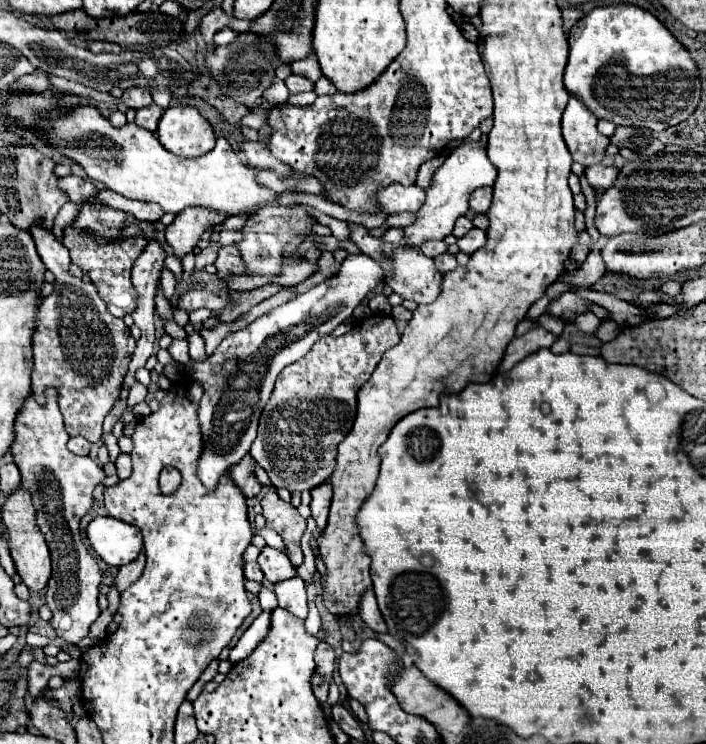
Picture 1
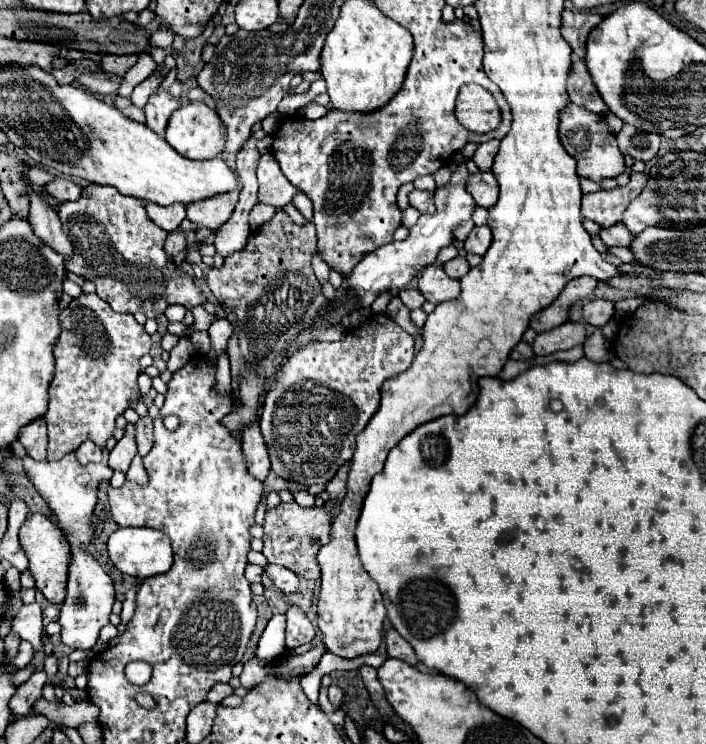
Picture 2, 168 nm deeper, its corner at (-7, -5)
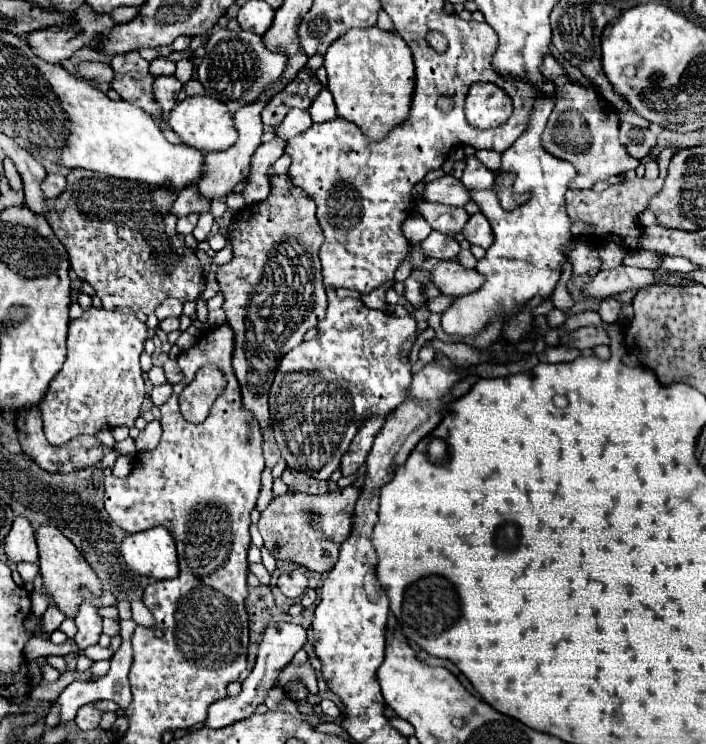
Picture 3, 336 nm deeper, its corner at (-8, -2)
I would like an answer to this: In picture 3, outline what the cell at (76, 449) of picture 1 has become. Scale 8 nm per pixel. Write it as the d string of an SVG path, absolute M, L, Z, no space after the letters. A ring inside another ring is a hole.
M37 406L31 408L23 408L17 412L17 420L15 420L15 428L17 428L17 438L21 444L21 450L33 458L33 462L51 472L51 474L59 474L59 472L75 472L75 470L83 470L89 468L93 464L97 464L103 458L103 444L95 438L95 436L77 436L71 442L63 444L63 446L51 446L43 434L43 420L41 420L41 412Z

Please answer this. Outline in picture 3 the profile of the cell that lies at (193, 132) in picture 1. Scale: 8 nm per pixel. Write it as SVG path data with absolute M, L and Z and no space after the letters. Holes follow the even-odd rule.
M187 96L185 100L177 102L169 114L169 126L187 146L193 146L203 152L225 150L237 140L237 128L233 124L233 114L223 102L211 96Z

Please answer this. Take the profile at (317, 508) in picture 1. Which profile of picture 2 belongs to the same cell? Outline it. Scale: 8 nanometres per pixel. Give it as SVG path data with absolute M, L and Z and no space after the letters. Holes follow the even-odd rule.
M342 465L336 473L336 477L326 485L326 493L330 495L330 501L332 505L340 505L342 499L344 499L344 493L346 493L346 477L348 477L348 465Z

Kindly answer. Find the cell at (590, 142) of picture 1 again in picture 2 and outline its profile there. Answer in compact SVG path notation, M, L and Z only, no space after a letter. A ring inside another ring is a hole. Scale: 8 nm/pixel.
M568 103L568 107L560 115L560 139L564 149L576 159L580 177L588 177L598 183L606 177L616 177L626 169L624 157L616 145L616 137L608 131L604 117L590 113L576 103Z

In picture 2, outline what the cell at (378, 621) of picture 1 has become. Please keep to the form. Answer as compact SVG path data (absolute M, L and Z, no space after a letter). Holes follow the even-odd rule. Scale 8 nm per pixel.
M388 629L386 631L386 649L388 649L388 655L390 657L396 657L396 659L402 659L410 665L416 665L416 655L414 655L414 649L408 645L406 639L402 639L396 629Z

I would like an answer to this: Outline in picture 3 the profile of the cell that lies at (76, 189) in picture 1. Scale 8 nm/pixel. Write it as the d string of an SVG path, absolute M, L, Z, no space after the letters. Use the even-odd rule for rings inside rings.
M47 174L47 178L41 184L41 190L47 198L57 198L65 190L65 176L61 174Z

